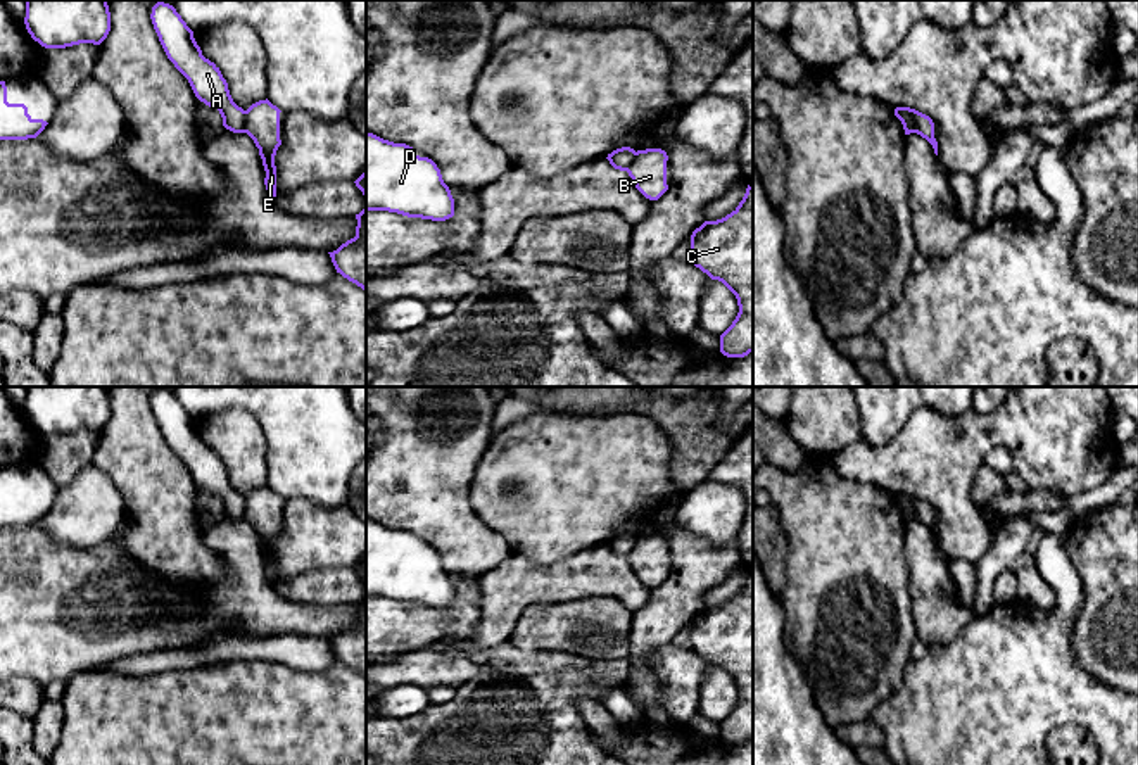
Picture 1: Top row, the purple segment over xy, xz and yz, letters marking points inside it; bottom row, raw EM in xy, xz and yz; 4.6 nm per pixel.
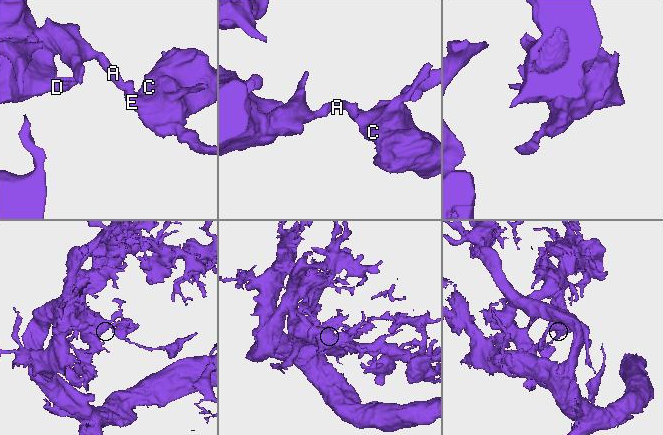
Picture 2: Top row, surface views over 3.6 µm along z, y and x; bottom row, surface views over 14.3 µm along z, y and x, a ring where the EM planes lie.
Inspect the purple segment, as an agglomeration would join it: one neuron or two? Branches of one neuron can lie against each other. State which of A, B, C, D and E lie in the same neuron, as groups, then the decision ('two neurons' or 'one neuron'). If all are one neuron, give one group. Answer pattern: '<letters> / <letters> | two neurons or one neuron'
A D / B C E | two neurons

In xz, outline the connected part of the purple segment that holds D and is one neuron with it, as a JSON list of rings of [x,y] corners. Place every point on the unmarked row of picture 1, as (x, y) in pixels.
[[[366,520],[366,597],[446,608],[454,603],[454,585],[432,546]]]

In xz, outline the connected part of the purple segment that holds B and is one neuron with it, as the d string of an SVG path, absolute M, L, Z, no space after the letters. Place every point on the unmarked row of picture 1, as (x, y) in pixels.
M661 535L637 537L635 546L625 556L635 575L649 587L658 587L667 577L667 547Z

